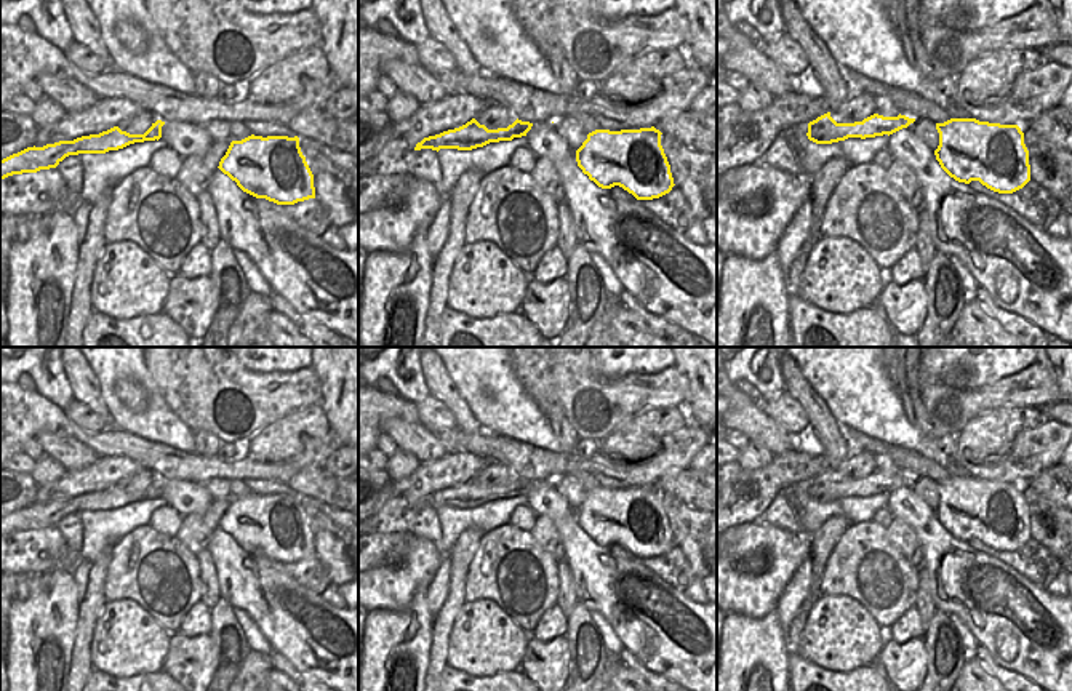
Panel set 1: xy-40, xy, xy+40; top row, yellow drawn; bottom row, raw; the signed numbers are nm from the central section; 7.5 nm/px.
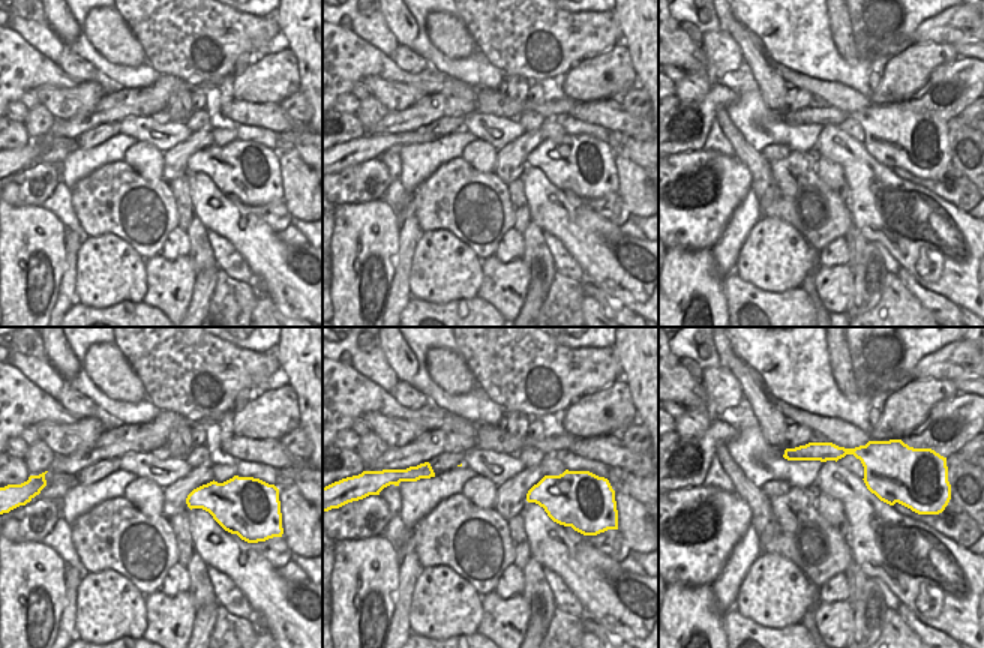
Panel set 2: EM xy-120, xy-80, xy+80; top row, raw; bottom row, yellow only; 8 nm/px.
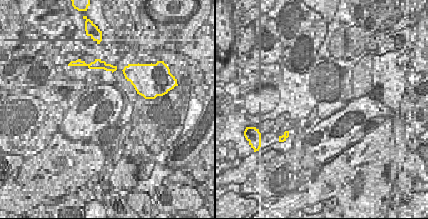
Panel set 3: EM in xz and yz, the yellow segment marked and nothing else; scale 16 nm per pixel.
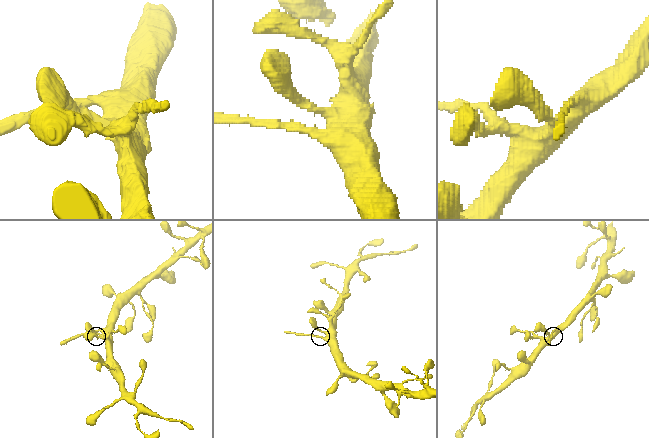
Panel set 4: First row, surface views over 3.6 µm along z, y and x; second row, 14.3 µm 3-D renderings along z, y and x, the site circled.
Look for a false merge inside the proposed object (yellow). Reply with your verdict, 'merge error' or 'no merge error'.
merge error

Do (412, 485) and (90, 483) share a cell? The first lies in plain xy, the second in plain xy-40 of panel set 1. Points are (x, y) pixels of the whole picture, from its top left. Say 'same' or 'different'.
same

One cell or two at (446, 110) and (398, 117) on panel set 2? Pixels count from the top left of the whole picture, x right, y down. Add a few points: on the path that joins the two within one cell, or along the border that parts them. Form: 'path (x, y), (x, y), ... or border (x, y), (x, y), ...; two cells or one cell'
path (434, 110), (410, 117); one cell

